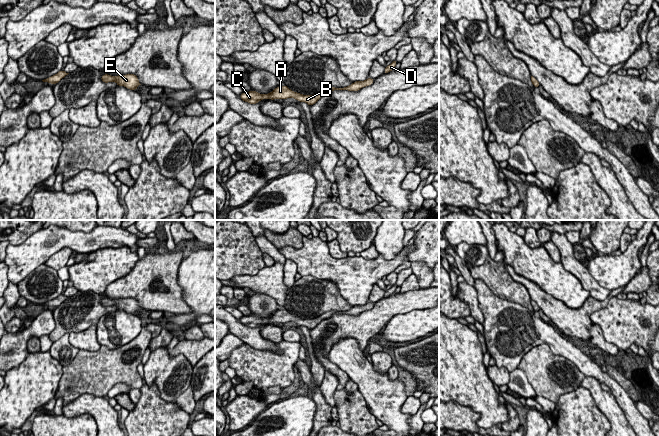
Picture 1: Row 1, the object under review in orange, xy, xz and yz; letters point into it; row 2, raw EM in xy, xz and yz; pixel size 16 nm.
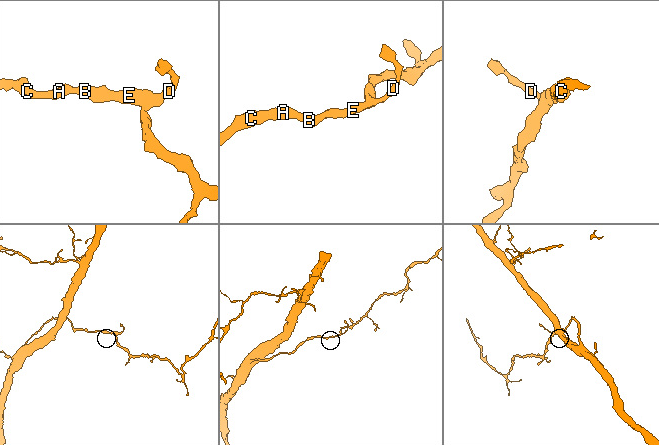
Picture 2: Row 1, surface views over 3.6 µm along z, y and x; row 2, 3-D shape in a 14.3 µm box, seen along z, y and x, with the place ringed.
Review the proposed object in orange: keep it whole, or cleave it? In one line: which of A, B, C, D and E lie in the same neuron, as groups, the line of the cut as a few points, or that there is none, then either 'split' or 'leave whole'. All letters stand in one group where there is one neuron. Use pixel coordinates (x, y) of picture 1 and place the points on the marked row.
A B C D E | no cut | leave whole

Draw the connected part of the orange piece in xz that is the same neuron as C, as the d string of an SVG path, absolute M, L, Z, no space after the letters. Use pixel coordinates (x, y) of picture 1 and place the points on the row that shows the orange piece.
M367 78L365 81L356 81L351 85L342 88L330 87L326 88L316 94L313 95L303 95L297 92L292 91L287 86L279 86L275 88L269 94L263 94L251 90L250 92L243 92L239 97L250 104L259 103L262 99L287 99L287 98L295 98L299 102L306 102L308 105L315 104L322 96L330 94L334 90L348 90L348 91L359 91L361 88L372 85L374 79Z

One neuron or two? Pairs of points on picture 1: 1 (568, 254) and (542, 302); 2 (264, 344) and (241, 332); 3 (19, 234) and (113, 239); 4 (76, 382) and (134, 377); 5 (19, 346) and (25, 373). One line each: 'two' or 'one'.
1: two
2: one
3: two
4: one
5: two

